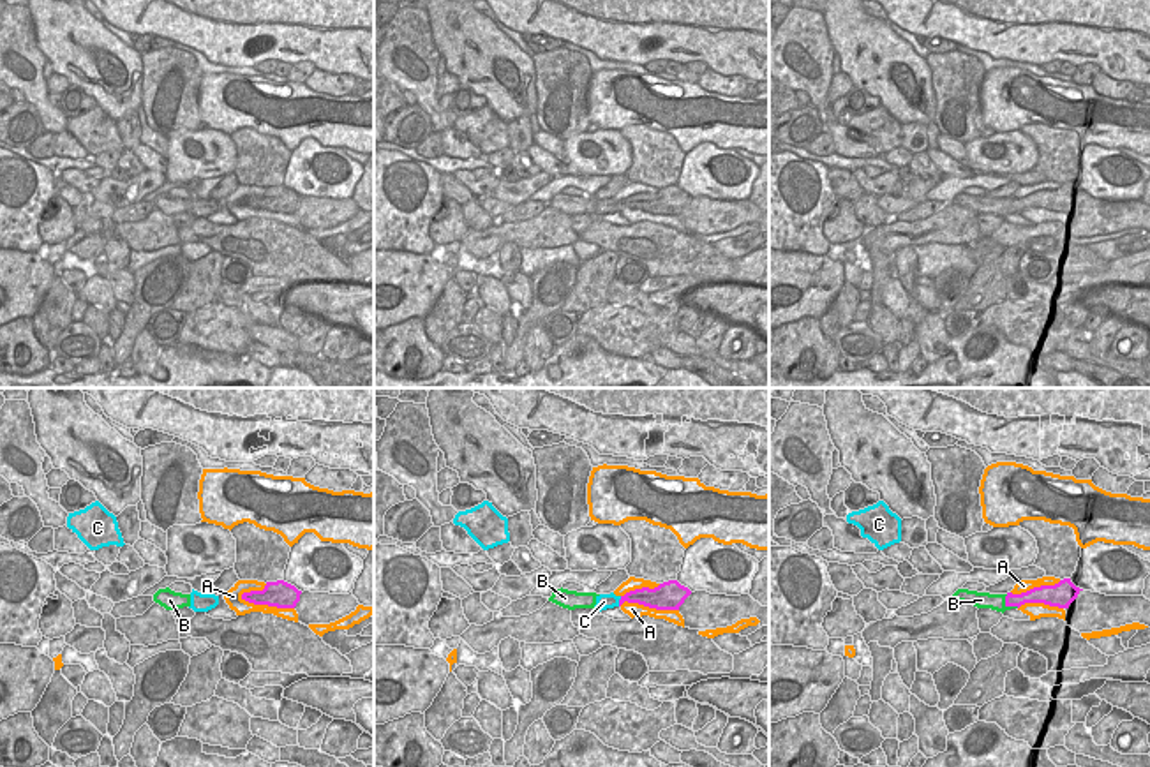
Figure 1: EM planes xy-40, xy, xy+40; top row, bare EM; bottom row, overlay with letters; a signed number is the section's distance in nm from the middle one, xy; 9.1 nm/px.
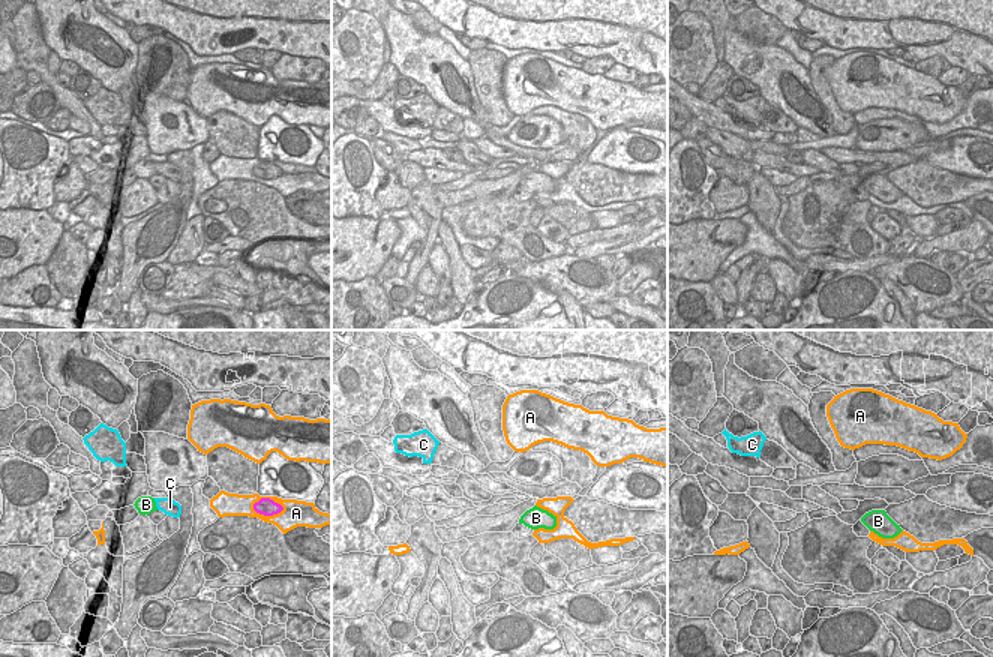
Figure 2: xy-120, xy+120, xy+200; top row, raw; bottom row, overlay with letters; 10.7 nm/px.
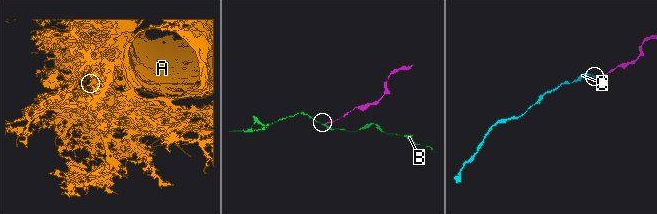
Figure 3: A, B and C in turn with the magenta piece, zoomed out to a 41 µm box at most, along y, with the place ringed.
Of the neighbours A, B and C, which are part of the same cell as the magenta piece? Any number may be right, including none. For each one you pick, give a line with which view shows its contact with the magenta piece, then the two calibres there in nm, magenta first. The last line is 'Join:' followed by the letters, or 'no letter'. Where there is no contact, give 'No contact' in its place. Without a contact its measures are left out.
C: Touches magenta in xy. Thickness 170 nm (magenta) against 140 nm
Join: C.

